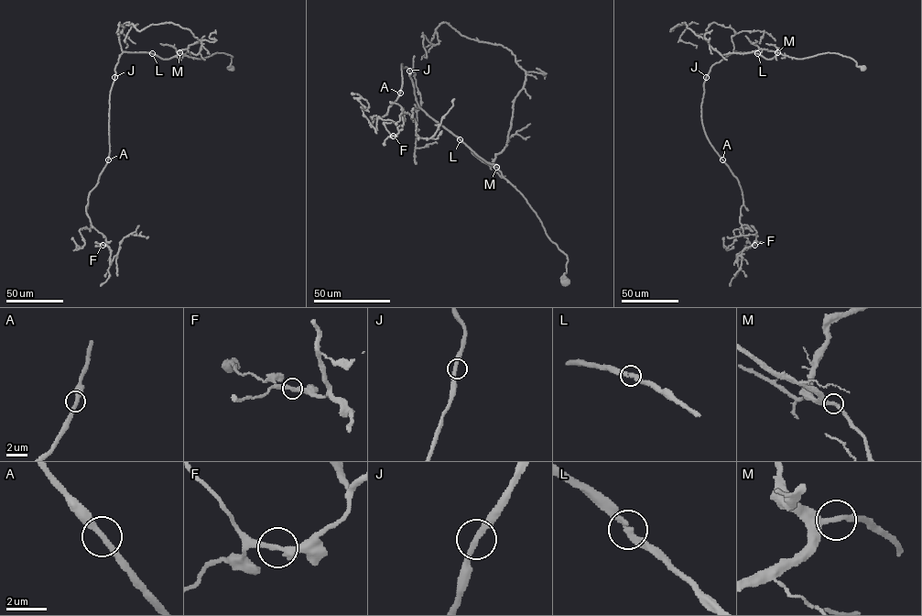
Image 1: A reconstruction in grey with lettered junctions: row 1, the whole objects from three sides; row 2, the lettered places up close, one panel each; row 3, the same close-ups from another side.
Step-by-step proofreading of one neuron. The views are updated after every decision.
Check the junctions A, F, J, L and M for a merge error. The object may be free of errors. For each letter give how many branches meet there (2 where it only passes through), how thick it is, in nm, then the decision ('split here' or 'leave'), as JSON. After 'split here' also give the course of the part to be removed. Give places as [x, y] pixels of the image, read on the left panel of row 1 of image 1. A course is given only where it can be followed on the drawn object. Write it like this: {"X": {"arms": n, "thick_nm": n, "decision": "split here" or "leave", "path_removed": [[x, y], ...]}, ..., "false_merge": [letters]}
{"A": {"arms": 2, "thick_nm": 280, "decision": "leave"}, "F": {"arms": 2, "thick_nm": 280, "decision": "leave"}, "J": {"arms": 2, "thick_nm": 280, "decision": "leave"}, "L": {"arms": 2, "thick_nm": 280, "decision": "leave"}, "M": {"arms": 2, "thick_nm": 280, "decision": "leave"}, "false_merge": []}

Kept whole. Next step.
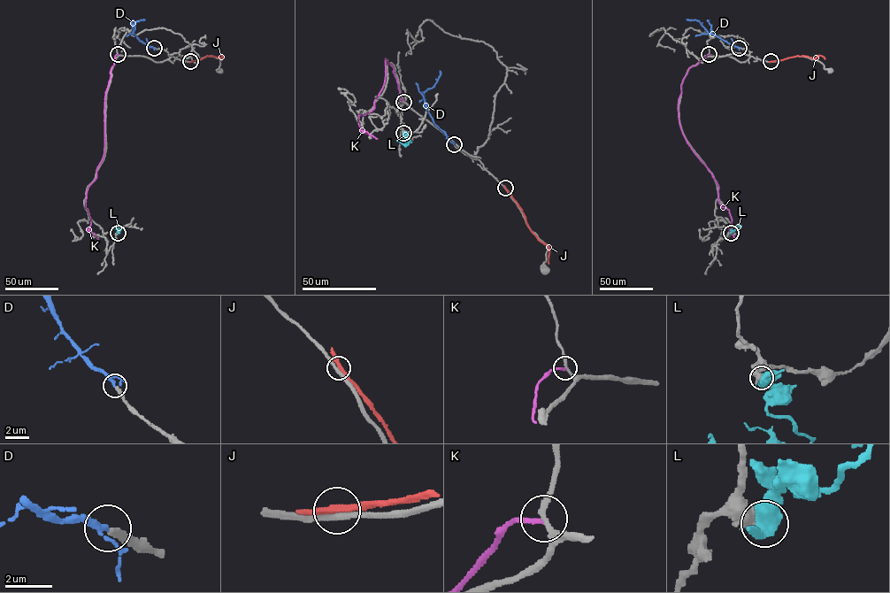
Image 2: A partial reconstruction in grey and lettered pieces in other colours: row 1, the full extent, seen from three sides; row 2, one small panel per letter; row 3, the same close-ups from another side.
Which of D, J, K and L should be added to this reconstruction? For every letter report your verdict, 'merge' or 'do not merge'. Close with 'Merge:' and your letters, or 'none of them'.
D: merge
J: do not merge
K: do not merge
L: do not merge
Merge: D

